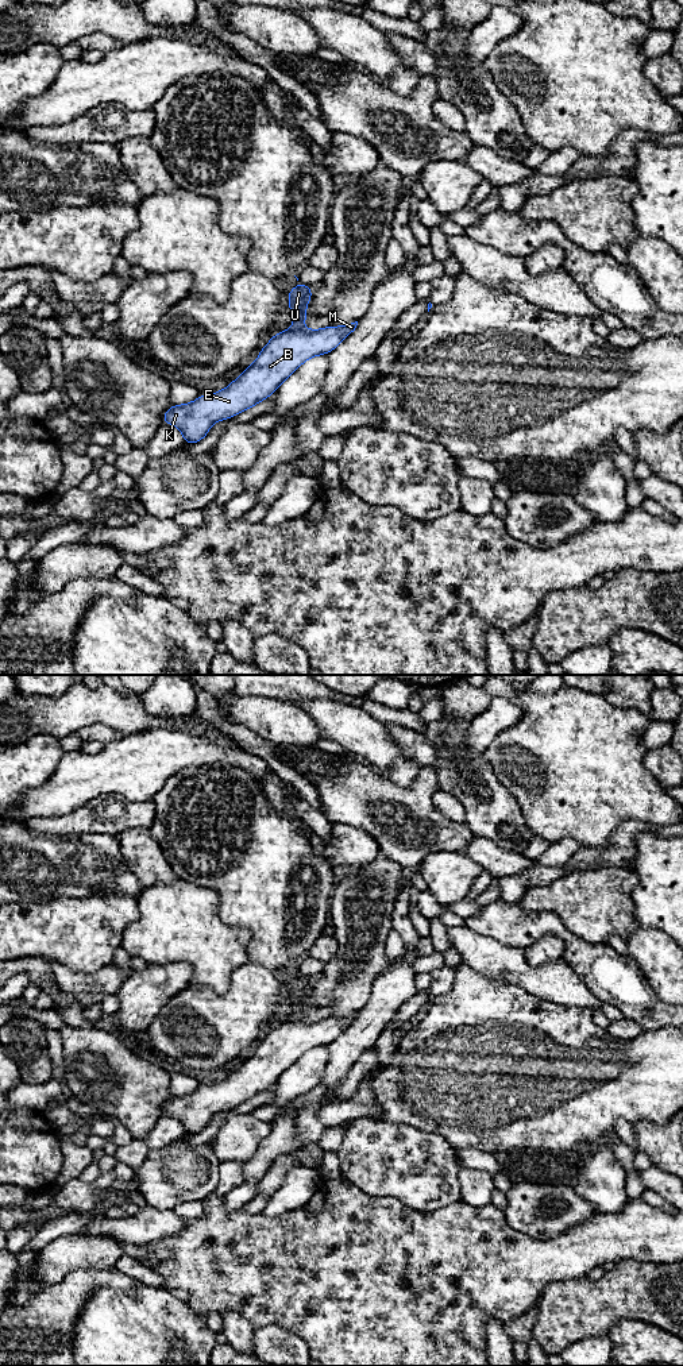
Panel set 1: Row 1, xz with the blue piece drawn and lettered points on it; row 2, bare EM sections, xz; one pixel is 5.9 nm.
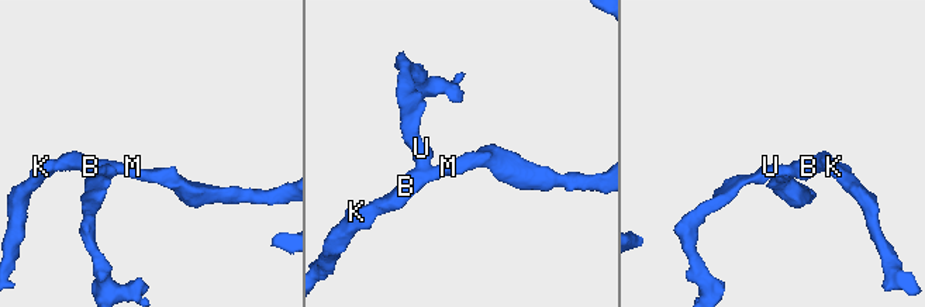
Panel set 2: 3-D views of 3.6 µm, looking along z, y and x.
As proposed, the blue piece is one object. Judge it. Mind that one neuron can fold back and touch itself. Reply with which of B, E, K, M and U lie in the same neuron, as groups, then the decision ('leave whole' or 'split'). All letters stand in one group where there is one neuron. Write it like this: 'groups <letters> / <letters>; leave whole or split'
groups B E K M U; leave whole

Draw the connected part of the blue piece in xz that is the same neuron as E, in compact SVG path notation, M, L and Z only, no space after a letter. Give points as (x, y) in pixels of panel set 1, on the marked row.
M298 281L298 285L286 293L294 323L292 329L271 336L256 360L224 390L200 394L193 402L171 405L166 410L162 424L177 427L185 444L201 441L215 422L231 418L262 402L302 363L312 356L333 351L355 331L358 321L344 327L305 329L302 323L309 317L305 309L313 289Z

